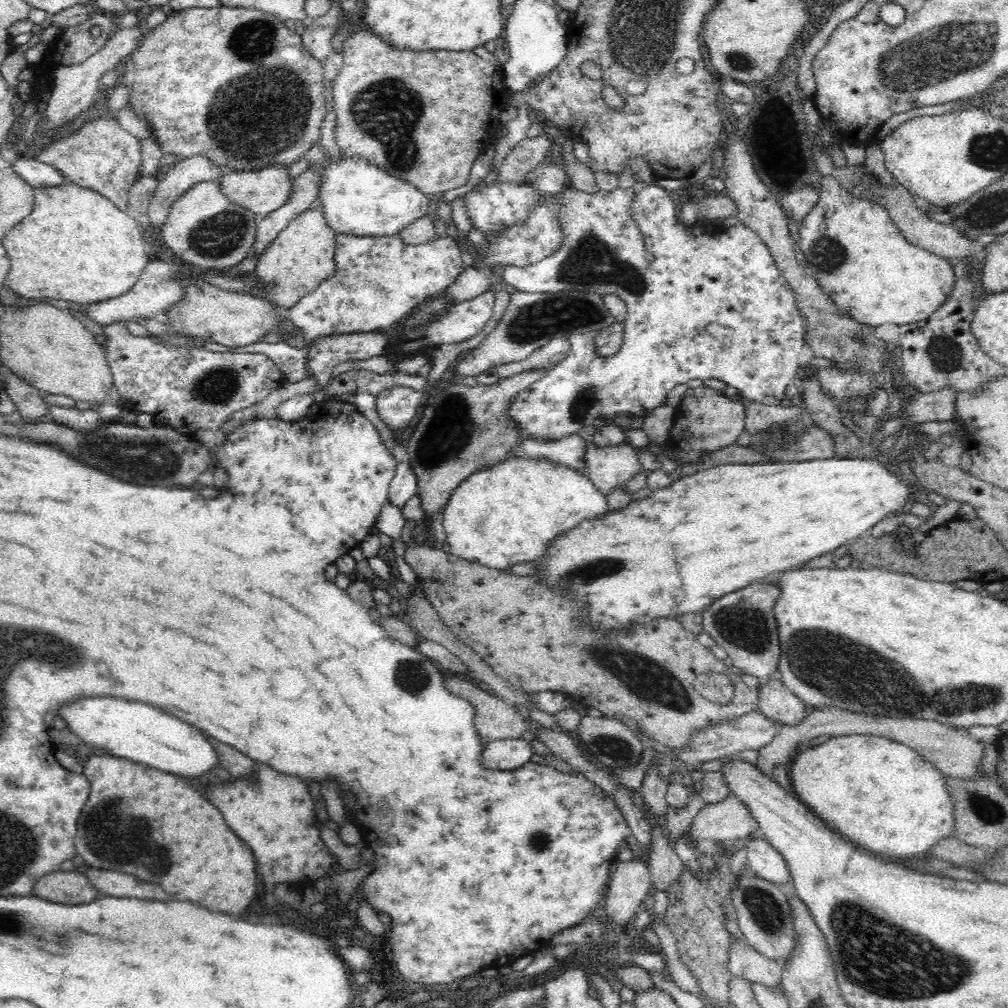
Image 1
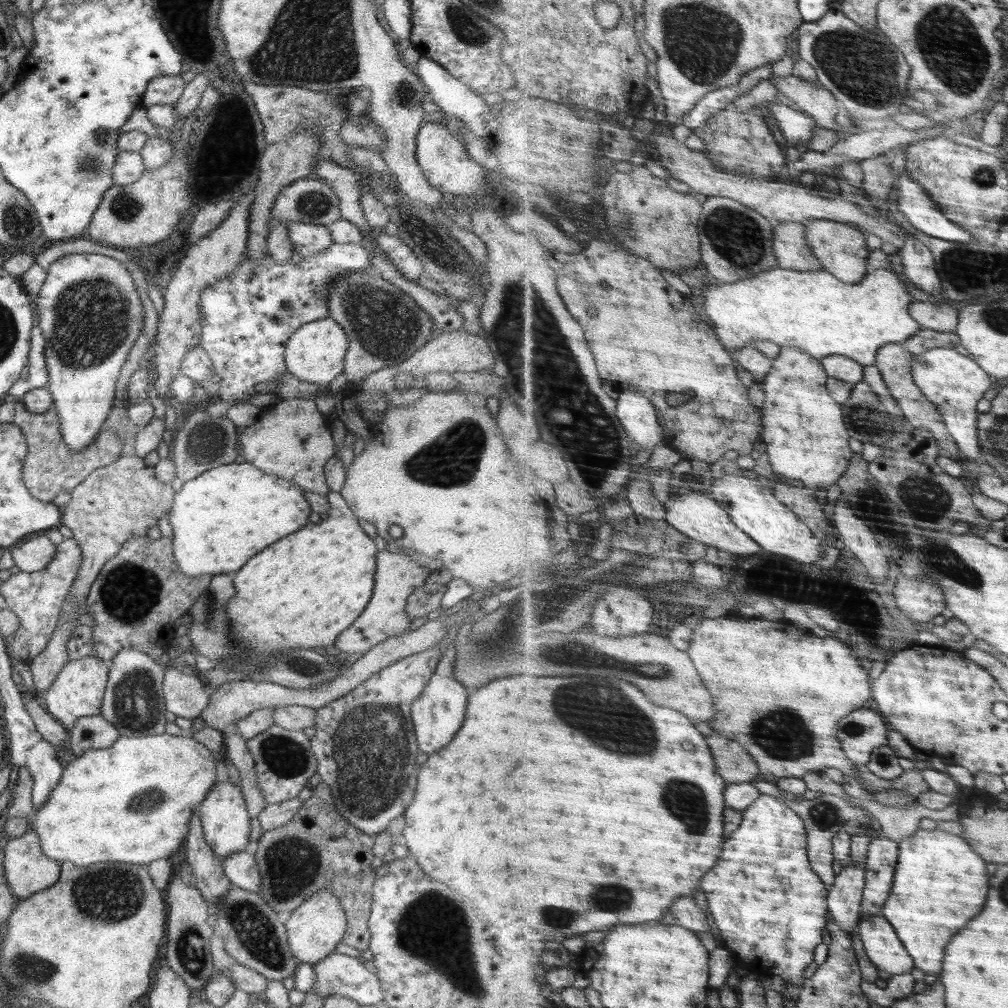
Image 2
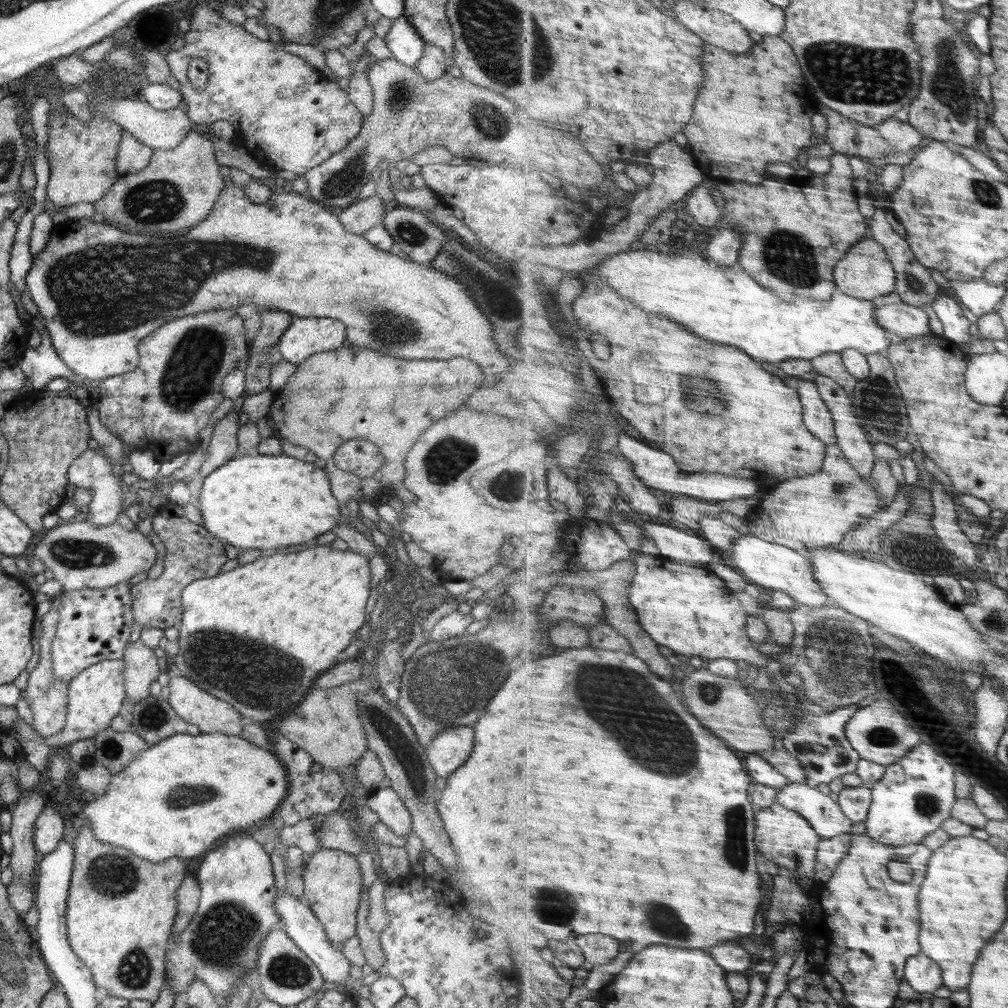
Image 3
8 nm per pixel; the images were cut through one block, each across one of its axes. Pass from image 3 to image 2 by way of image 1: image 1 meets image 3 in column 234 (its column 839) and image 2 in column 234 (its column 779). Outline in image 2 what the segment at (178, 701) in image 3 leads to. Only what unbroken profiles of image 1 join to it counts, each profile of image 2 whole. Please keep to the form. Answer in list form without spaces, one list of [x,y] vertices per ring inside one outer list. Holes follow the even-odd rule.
[[[231,727],[226,734],[223,748],[224,754],[232,760],[232,764],[240,772],[238,786],[243,792],[248,815],[252,819],[257,818],[267,806],[267,803],[262,791],[260,791],[254,759],[248,751],[247,741],[244,741],[240,734]]]

